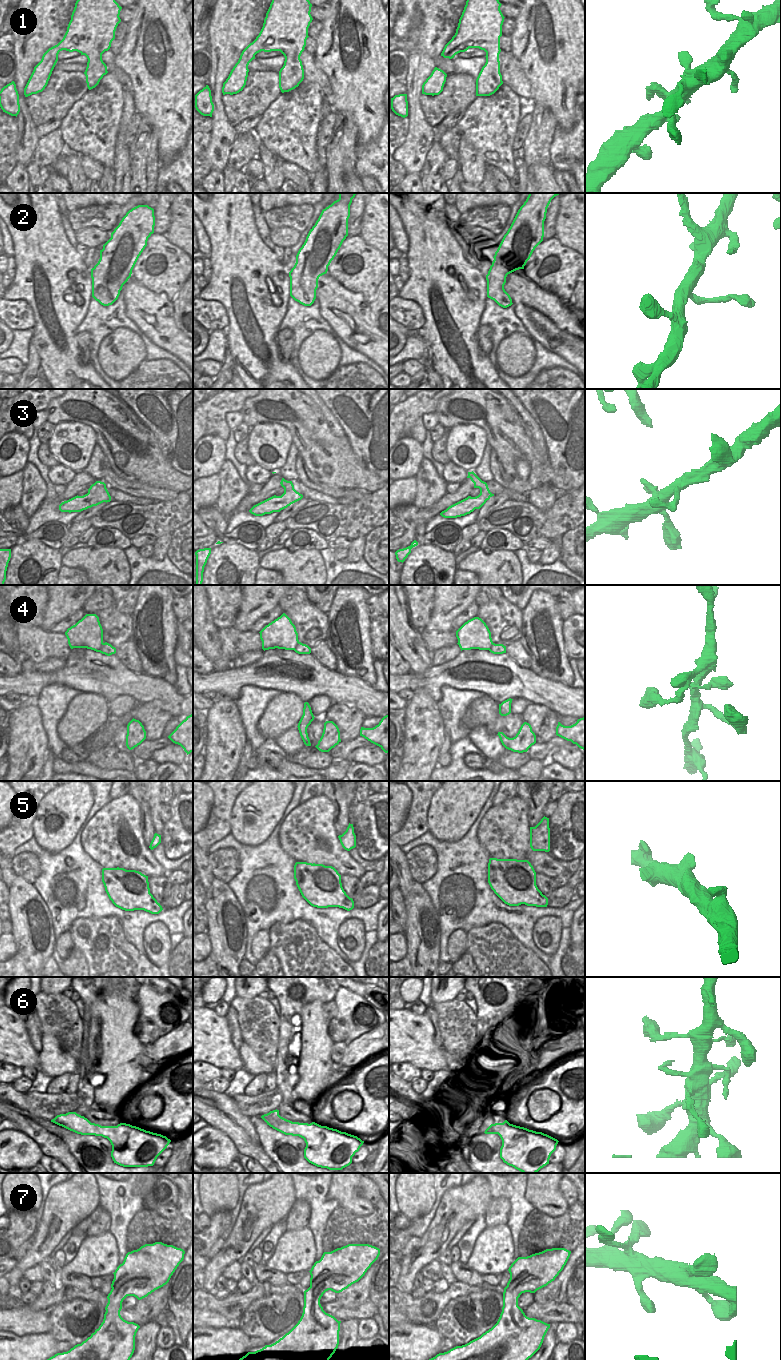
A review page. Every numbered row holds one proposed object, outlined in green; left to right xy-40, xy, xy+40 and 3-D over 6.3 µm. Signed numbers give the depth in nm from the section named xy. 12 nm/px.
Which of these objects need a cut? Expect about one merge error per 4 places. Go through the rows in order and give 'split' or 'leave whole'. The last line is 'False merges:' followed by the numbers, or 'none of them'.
1: leave whole
2: leave whole
3: leave whole
4: leave whole
5: leave whole
6: leave whole
7: leave whole
False merges: none of them

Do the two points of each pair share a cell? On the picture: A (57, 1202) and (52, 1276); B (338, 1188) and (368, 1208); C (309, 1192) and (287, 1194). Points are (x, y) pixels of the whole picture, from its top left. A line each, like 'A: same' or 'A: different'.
A: different
B: same
C: different

